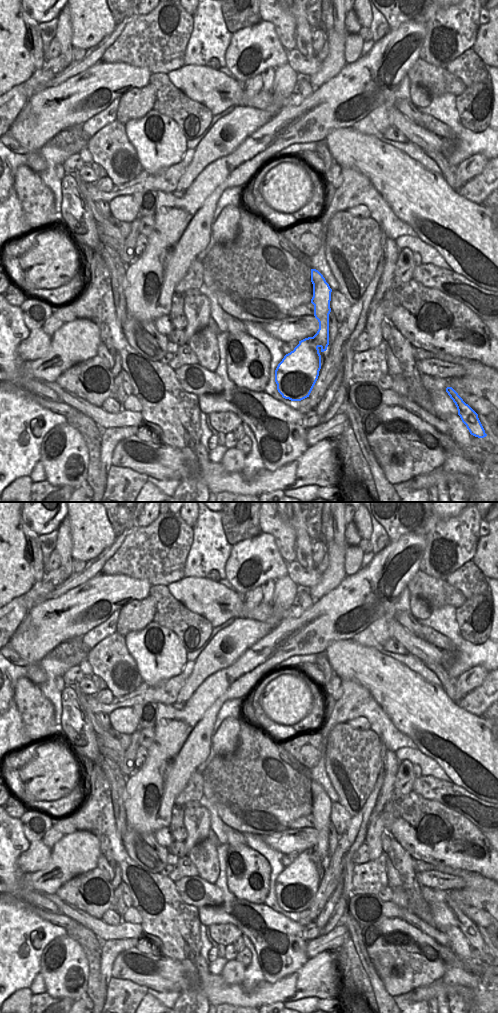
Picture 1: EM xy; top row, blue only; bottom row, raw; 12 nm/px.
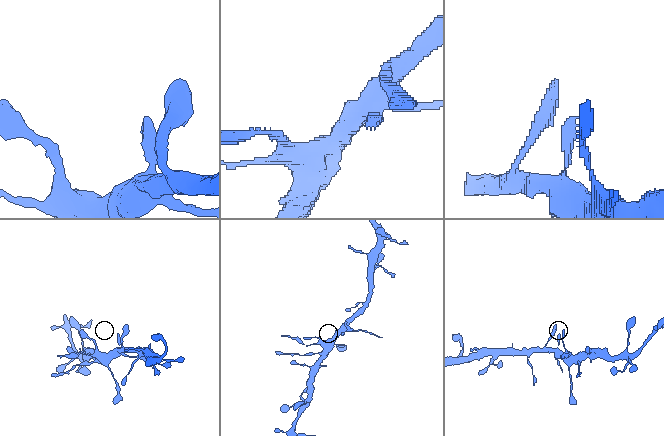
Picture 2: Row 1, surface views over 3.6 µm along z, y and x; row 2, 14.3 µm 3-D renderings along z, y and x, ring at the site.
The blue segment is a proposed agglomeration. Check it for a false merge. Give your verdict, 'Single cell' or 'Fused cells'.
Single cell.

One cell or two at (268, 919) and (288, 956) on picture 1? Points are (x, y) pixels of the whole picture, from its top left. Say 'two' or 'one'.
one

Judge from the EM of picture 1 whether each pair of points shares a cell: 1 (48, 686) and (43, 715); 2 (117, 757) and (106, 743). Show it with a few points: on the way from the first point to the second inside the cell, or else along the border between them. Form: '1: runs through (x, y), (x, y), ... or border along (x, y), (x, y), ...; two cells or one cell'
1: border along (38, 686), (53, 708), (54, 719); two cells
2: runs through (116, 754), (109, 746); one cell

